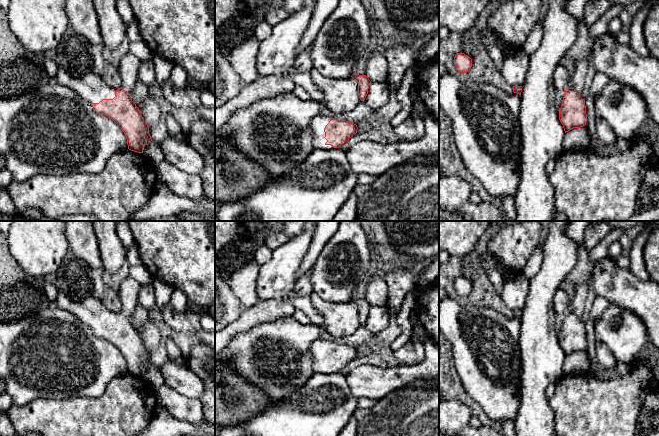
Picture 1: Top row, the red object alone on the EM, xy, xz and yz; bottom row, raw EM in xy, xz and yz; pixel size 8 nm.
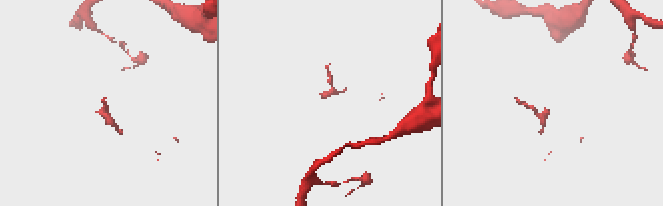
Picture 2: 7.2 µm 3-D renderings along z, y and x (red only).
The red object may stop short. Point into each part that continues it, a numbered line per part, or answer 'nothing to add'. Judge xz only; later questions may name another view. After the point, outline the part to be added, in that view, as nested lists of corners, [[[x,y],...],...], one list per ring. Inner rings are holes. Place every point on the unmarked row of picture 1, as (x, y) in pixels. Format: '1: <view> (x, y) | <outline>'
1: xz (318, 347) | [[[320,339],[313,341],[310,347],[310,354],[313,359],[313,370],[315,373],[334,373],[331,369],[326,369],[324,352],[331,344],[331,341]]]

